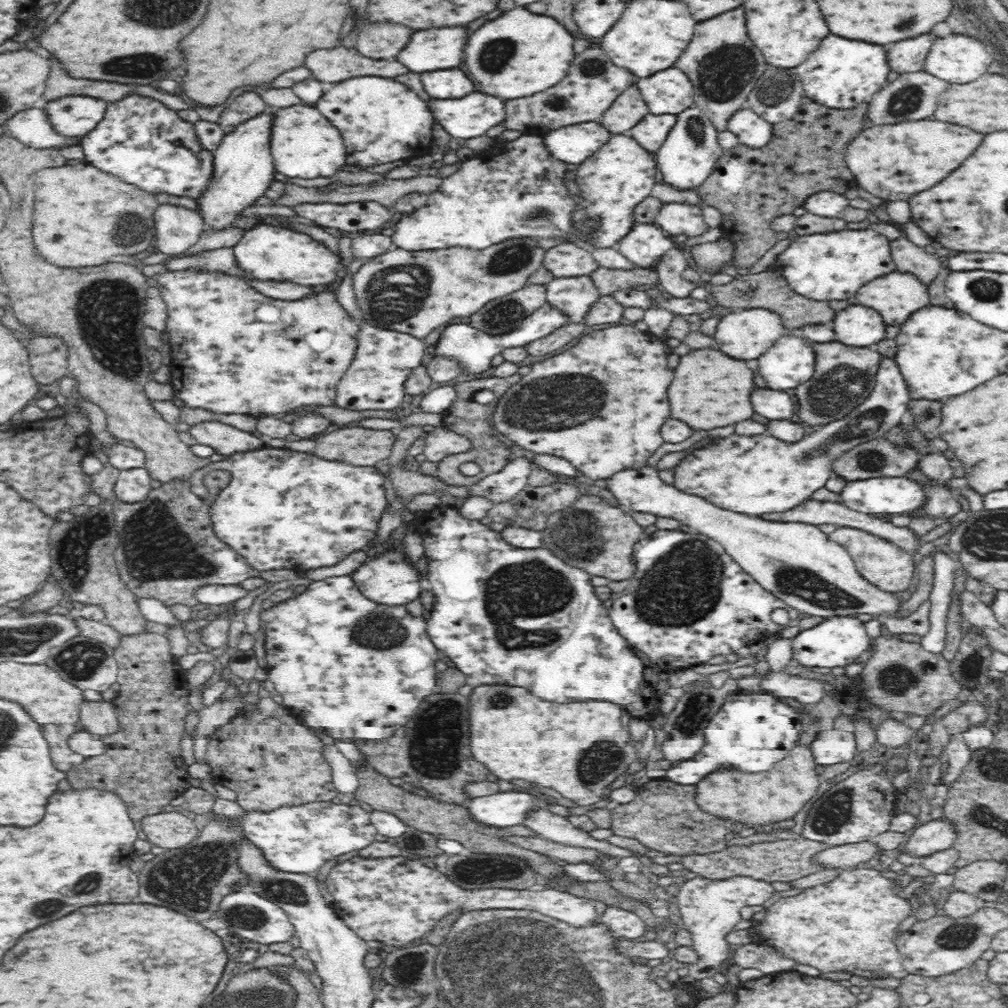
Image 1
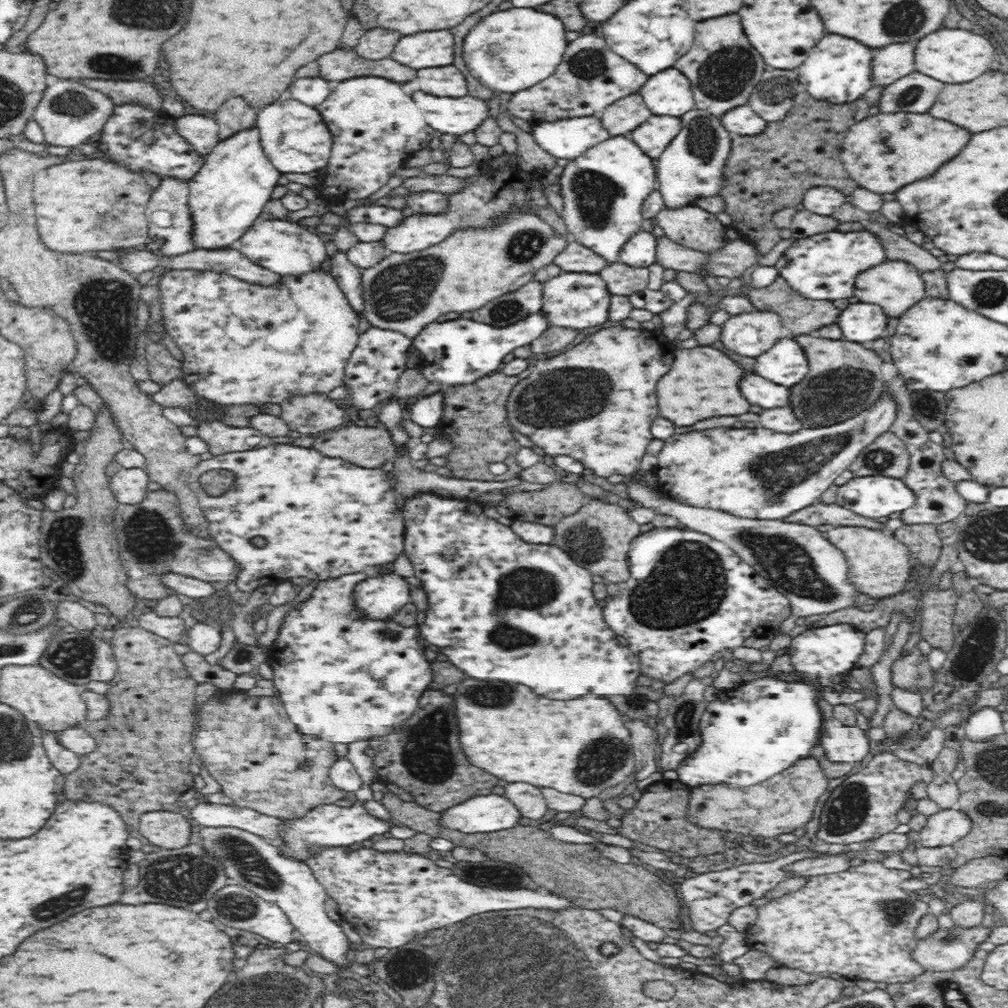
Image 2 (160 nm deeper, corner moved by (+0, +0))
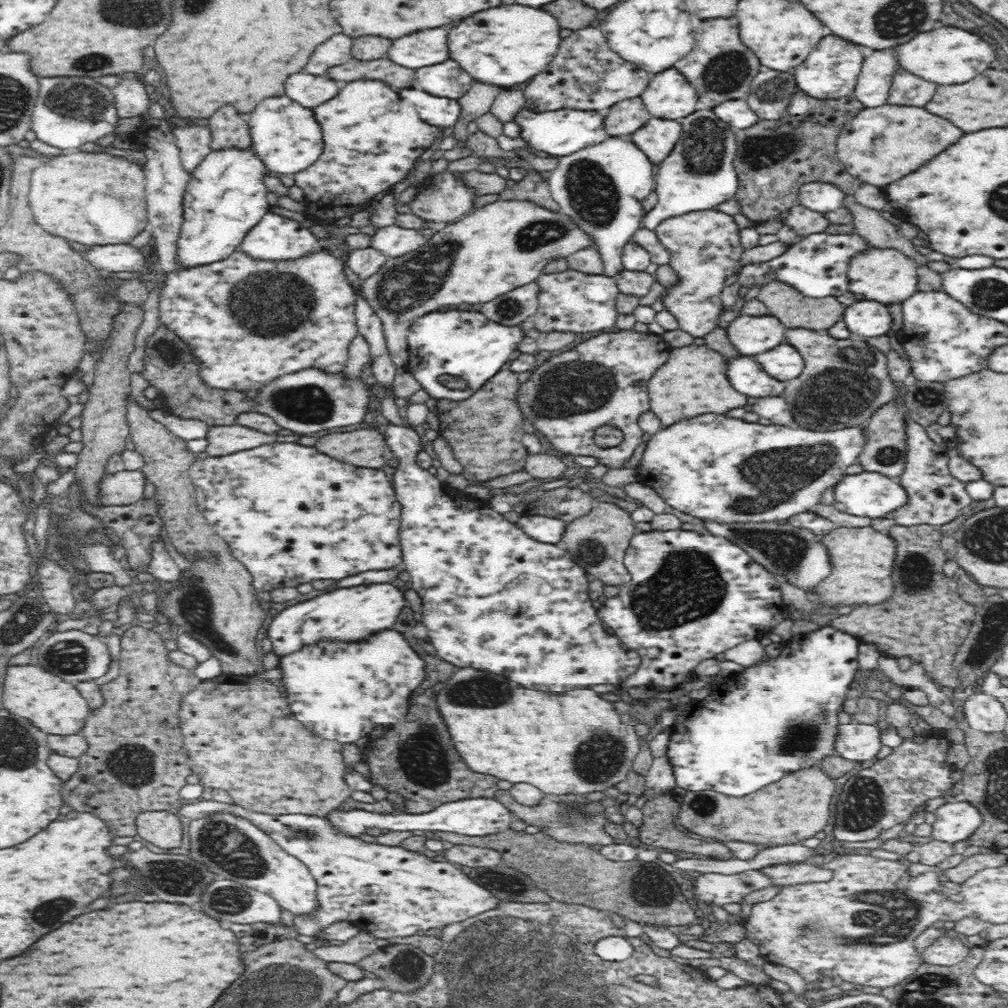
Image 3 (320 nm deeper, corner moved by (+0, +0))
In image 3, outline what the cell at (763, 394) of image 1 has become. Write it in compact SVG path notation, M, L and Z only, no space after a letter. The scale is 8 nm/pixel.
M740 355L730 360L728 378L732 386L746 396L764 398L764 396L782 396L784 393L785 381L772 380L772 376L764 372L760 364L756 364L756 359L750 356Z

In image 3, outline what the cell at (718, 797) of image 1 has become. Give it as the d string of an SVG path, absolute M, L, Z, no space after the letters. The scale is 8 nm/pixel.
M816 766L787 774L780 782L768 784L746 798L737 799L712 790L687 791L676 820L697 837L708 840L743 842L763 848L796 844L814 838L828 824L834 791L834 779Z

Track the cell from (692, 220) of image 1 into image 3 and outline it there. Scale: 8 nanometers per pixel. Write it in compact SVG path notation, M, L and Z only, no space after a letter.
M717 208L673 216L653 230L660 244L671 253L670 265L676 271L676 282L664 288L660 301L666 311L676 317L678 328L693 337L704 337L719 326L724 310L720 298L724 280L738 274L739 262L746 250L740 242L740 230L733 216Z

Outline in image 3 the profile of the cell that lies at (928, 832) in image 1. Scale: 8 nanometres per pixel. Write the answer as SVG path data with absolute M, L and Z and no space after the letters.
M962 799L949 800L935 811L936 821L932 824L934 840L953 844L967 840L982 824L981 812Z

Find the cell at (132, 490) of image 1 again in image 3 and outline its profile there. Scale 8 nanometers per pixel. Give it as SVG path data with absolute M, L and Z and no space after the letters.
M142 471L107 473L99 482L99 498L102 508L126 506L142 499L148 480Z

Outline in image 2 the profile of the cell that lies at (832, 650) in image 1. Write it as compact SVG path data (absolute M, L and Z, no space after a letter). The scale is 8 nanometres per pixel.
M843 622L814 630L809 628L794 637L787 648L790 663L794 671L802 675L803 680L789 682L775 677L764 677L742 682L733 689L718 690L716 699L708 702L706 710L700 714L698 731L702 742L692 754L680 762L680 766L675 770L678 774L677 780L689 788L715 784L736 784L736 788L746 788L790 768L792 764L796 764L796 760L802 760L804 756L811 756L812 749L821 745L824 724L818 703L819 699L823 698L821 688L830 684L834 686L842 676L857 667L857 660L864 652L866 638L860 629Z

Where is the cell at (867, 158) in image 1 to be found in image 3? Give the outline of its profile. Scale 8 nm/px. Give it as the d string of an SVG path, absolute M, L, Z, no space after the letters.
M882 104L882 106L876 108L864 108L862 112L857 112L855 117L852 117L852 120L848 120L844 124L844 130L840 133L840 136L837 136L837 160L843 165L843 168L846 169L852 176L855 176L857 179L860 179L863 183L872 184L877 187L885 188L887 184L894 183L895 180L902 179L903 176L914 172L916 168L924 166L928 160L932 160L936 154L940 154L942 150L946 150L950 144L954 144L964 132L960 128L956 128L954 124L950 124L948 120L940 118L940 116L934 116L930 112L926 112L924 108L910 108L910 106L898 106L896 104Z

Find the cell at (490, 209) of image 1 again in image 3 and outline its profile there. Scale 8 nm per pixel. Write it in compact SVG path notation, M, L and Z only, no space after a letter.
M398 225L378 228L371 236L370 246L387 257L410 256L422 249L435 232L427 229L407 229Z

